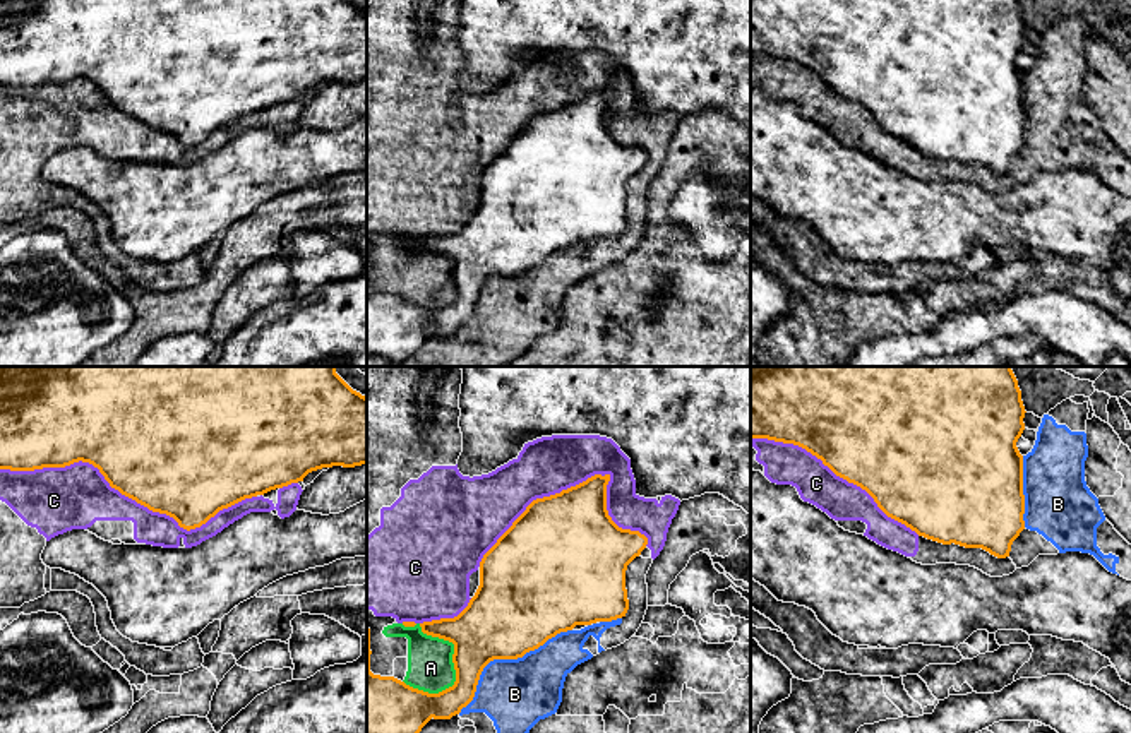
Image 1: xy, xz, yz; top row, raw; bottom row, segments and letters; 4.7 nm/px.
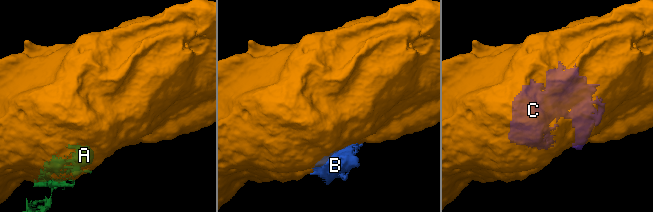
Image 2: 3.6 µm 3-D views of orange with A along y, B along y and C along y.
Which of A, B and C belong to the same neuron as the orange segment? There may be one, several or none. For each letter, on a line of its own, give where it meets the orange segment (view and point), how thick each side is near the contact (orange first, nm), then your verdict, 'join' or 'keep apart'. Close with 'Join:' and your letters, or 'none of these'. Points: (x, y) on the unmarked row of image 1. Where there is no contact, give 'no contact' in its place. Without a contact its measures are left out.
A: xz (448, 256) | 340/220 nm | keep apart
B: xz (504, 274) | 420/320 nm | keep apart
C: xy (127, 112) | 500/300 nm | keep apart
Join: none of these

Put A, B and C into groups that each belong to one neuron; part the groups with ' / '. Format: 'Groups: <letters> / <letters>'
Groups: A B C

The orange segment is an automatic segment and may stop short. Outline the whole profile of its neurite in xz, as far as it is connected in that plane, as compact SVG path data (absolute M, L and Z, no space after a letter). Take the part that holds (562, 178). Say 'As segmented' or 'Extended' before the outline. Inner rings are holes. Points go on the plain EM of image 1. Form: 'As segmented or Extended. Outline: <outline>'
As segmented. Outline: M595 91L586 98L560 110L533 116L512 142L497 156L480 178L480 202L468 223L454 235L440 235L420 240L422 248L454 260L452 279L456 298L452 303L428 310L406 301L394 293L380 293L370 288L370 245L367 243L367 356L380 356L392 361L406 360L434 336L451 336L466 324L476 308L483 284L494 276L518 276L538 265L560 248L576 241L612 238L625 233L629 226L625 187L641 171L648 154L639 147L619 144L607 127L607 101L610 91Z

